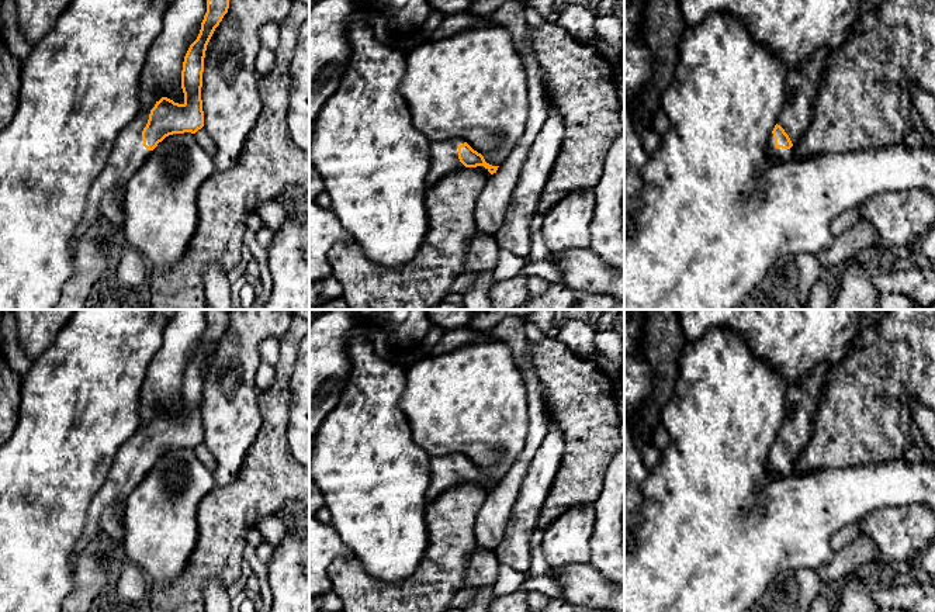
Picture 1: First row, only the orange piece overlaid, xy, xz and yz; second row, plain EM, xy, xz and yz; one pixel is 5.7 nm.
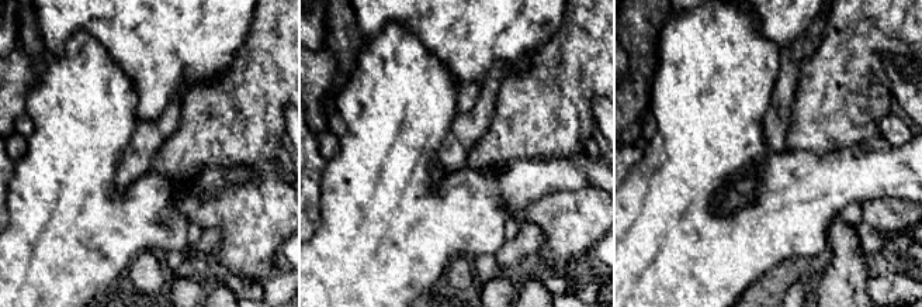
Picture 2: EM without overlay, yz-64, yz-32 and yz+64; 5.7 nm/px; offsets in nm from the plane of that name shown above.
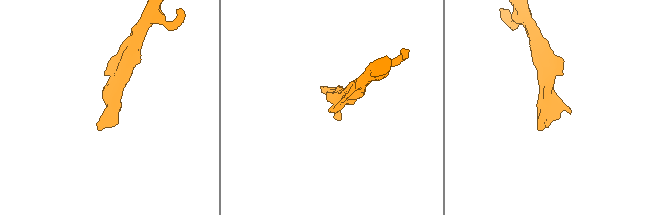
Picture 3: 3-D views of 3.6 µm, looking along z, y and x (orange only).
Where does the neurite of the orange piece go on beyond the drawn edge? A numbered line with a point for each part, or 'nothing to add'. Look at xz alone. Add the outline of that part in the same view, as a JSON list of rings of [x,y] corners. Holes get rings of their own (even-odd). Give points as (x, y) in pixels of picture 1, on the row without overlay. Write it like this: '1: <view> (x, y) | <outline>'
1: xz (445, 469) | [[[461,453],[436,456],[430,459],[432,478],[426,491],[429,502],[433,502],[447,488],[464,483],[458,474],[458,461],[464,459]]]

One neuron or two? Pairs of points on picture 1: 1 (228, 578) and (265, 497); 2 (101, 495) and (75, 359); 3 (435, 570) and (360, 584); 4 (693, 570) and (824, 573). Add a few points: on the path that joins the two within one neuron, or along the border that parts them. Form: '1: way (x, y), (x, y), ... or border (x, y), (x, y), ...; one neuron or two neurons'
1: way (228, 559), (228, 533), (245, 517); one neuron
2: border (101, 486), (93, 497), (85, 518); two neurons
3: way (416, 588), (412, 593), (378, 593); one neuron
4: border (831, 557), (821, 567); two neurons

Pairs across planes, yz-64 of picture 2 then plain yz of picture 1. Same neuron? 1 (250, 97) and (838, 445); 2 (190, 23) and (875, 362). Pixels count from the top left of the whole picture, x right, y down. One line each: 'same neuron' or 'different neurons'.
1: same neuron
2: different neurons

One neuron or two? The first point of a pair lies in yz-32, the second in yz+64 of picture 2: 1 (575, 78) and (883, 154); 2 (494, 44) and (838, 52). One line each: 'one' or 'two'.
1: two
2: two

